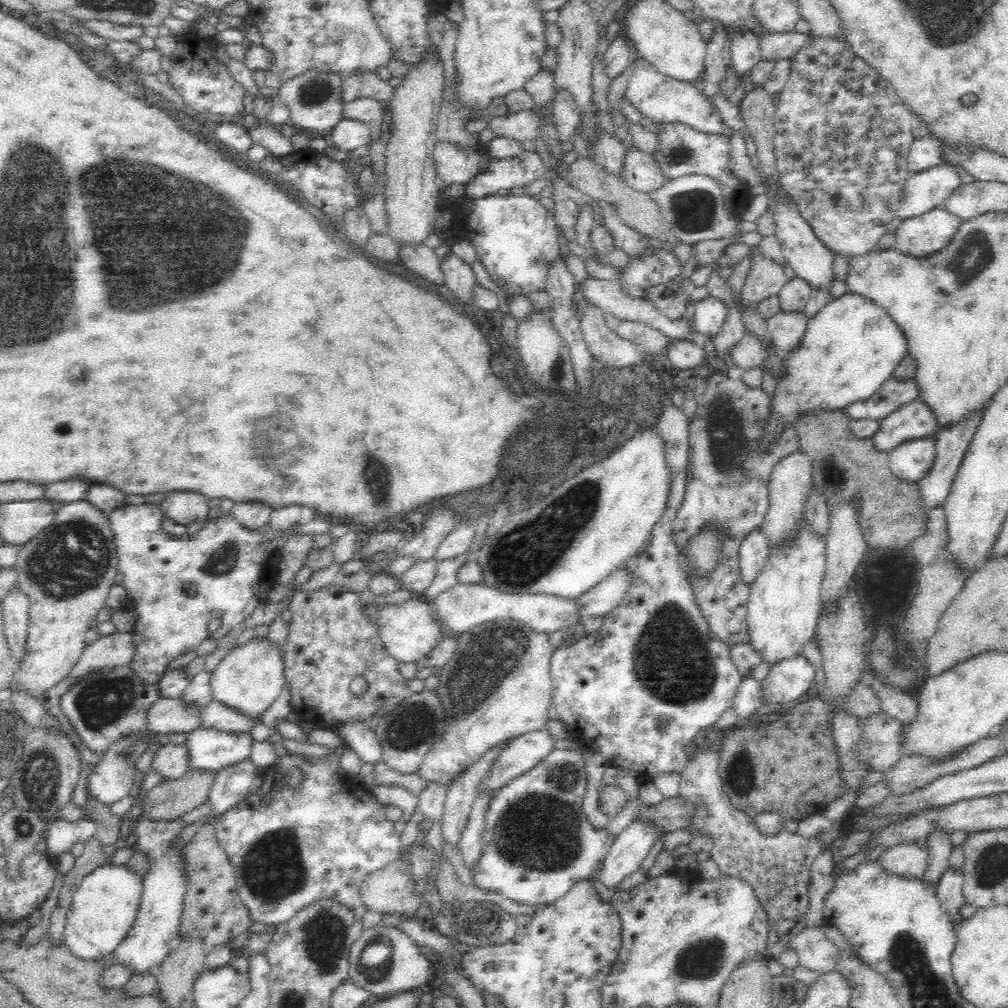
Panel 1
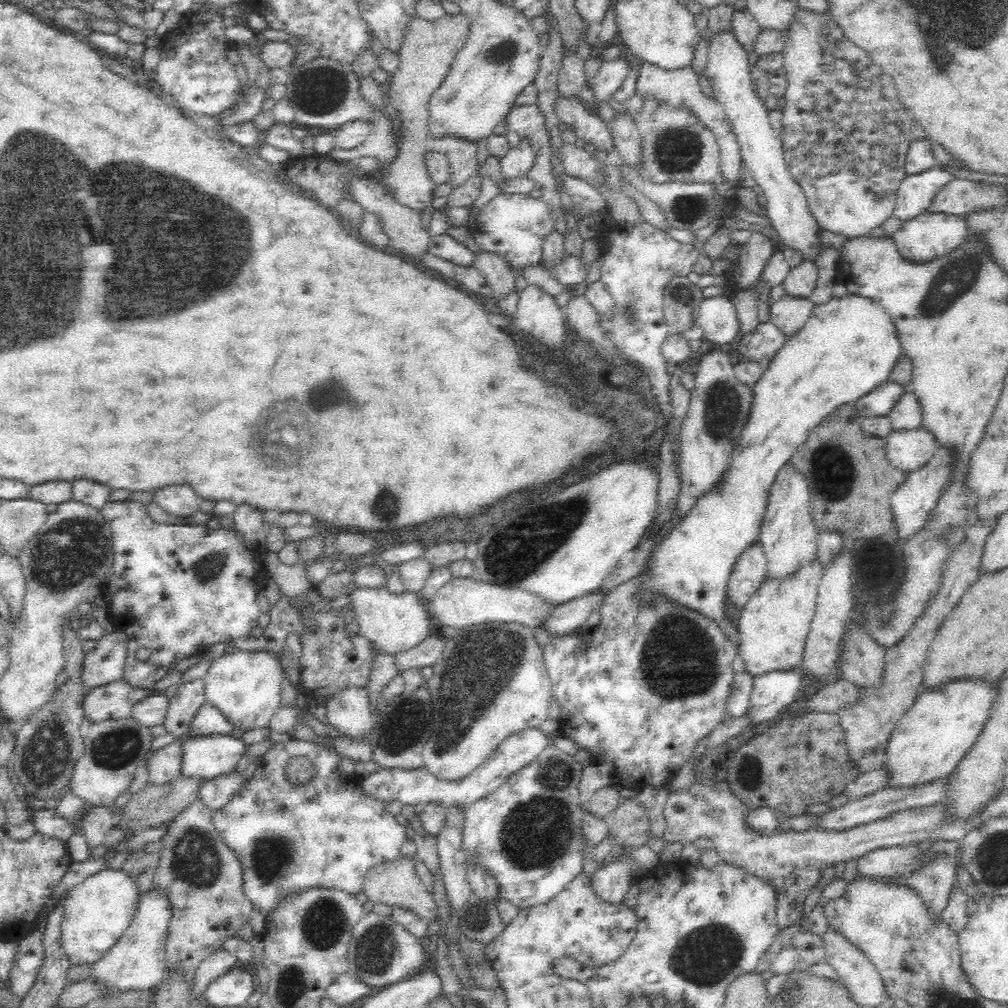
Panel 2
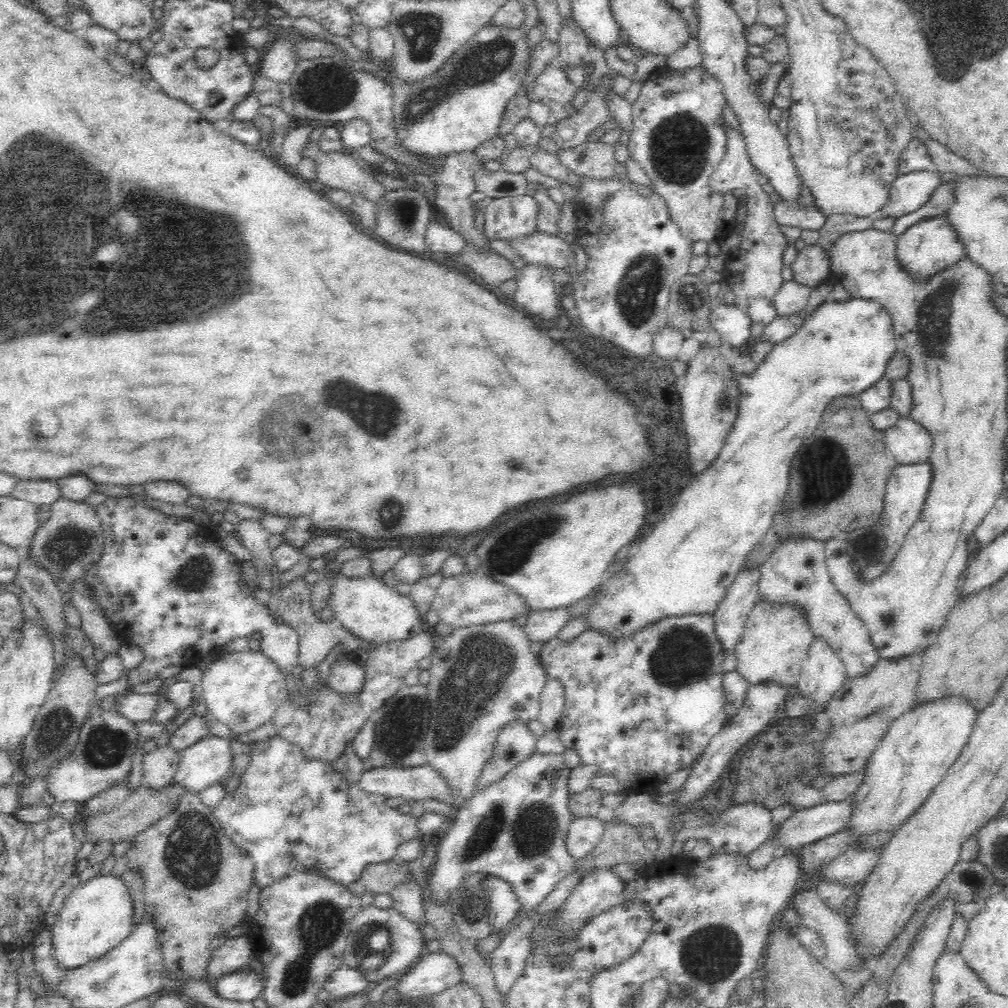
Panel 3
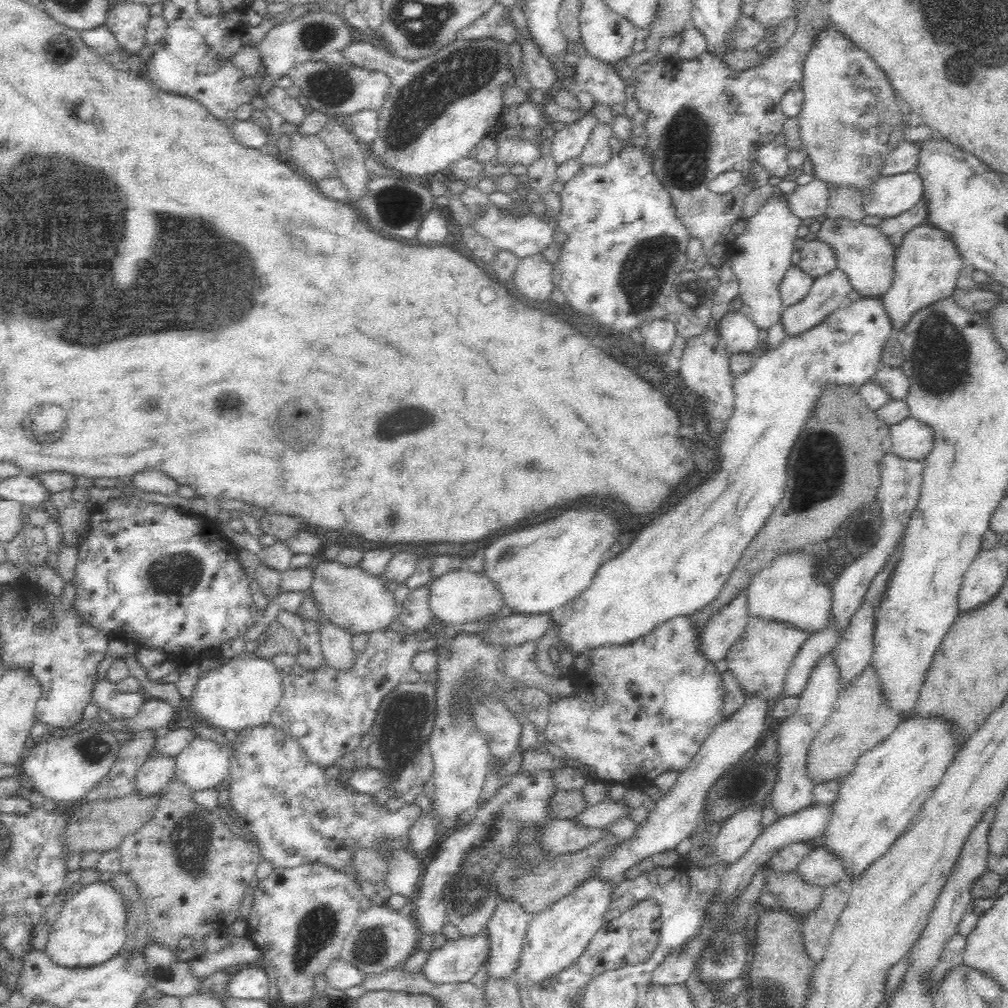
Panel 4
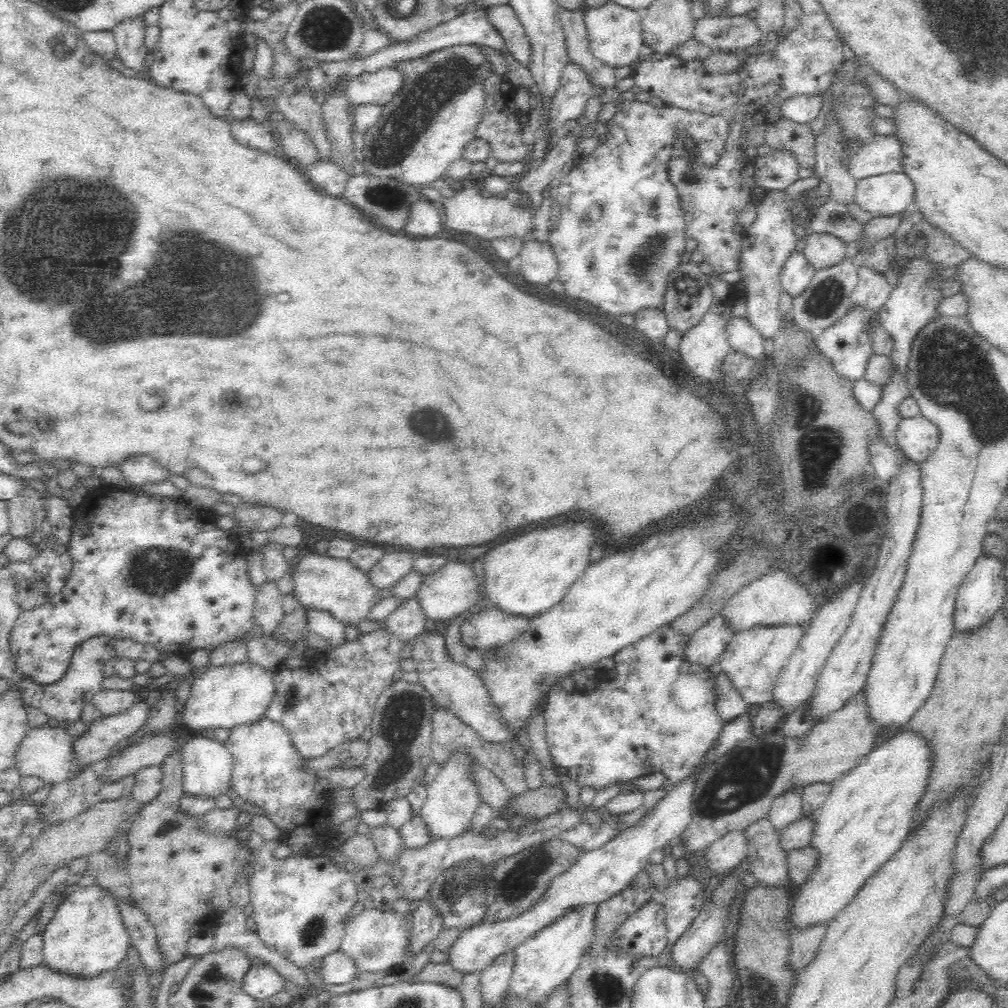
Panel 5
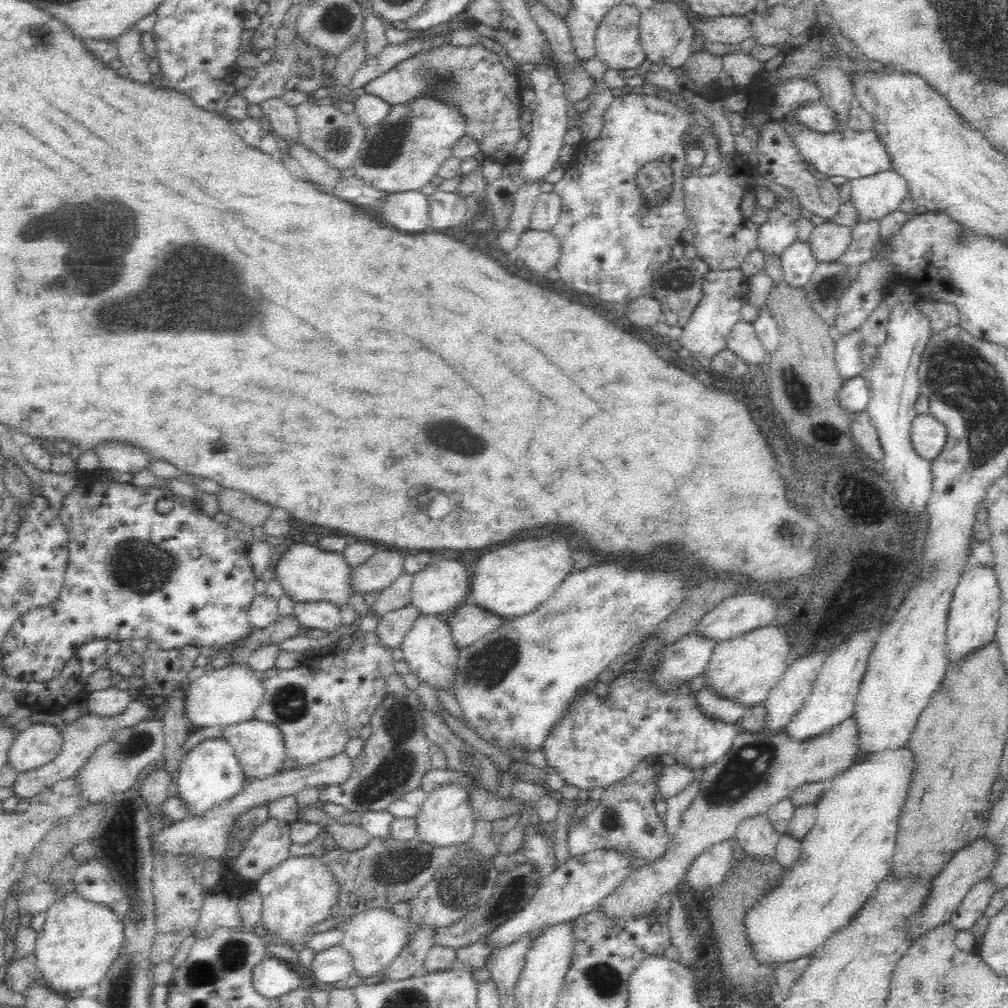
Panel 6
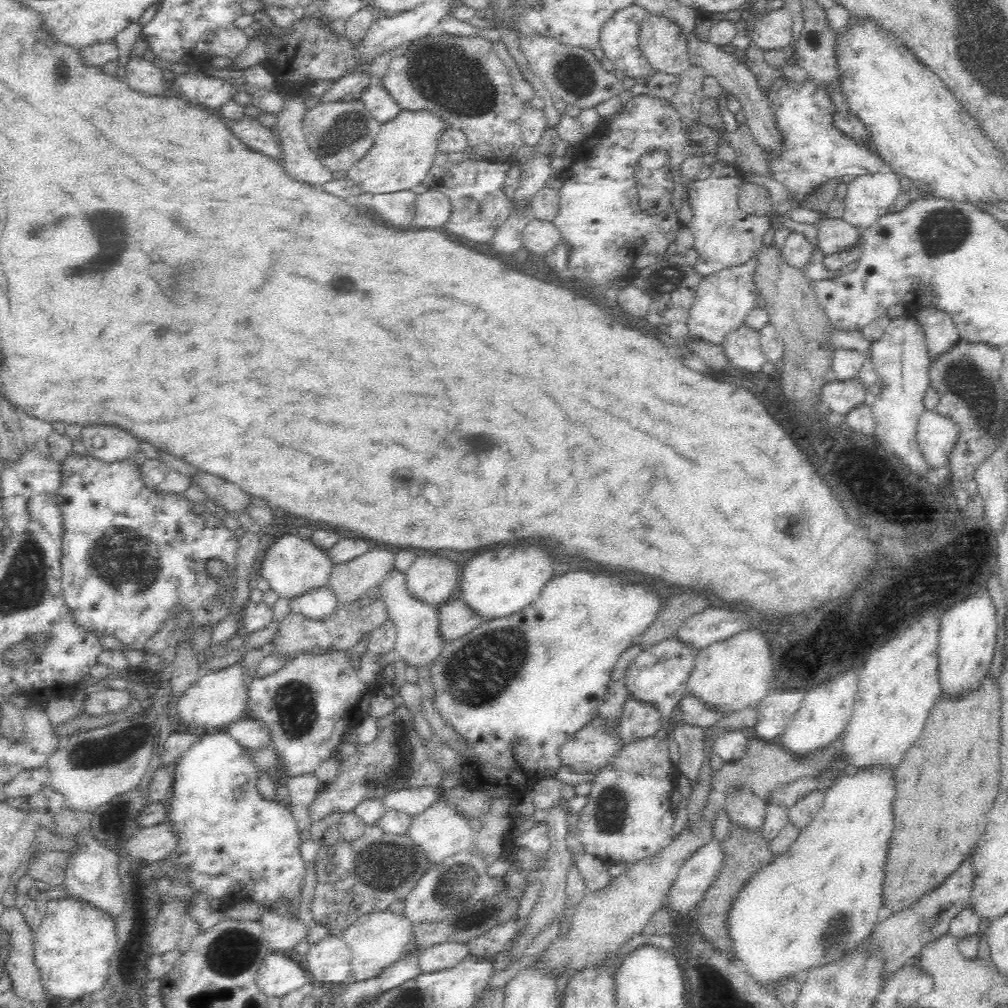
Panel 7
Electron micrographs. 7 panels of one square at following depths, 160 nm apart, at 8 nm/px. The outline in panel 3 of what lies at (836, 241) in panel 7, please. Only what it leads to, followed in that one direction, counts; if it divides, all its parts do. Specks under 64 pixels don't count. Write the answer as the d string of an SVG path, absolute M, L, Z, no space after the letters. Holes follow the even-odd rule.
M819 243L806 245L798 251L792 268L793 279L810 287L816 286L826 277L832 276L829 252Z

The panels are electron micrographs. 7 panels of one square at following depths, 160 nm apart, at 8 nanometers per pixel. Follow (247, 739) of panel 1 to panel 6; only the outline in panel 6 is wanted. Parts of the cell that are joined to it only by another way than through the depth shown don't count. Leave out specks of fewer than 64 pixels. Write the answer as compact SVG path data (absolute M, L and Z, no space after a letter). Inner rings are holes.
M206 738L195 747L184 752L179 761L175 778L178 798L186 807L186 816L203 817L212 807L238 796L250 778L236 756L234 747L224 738Z

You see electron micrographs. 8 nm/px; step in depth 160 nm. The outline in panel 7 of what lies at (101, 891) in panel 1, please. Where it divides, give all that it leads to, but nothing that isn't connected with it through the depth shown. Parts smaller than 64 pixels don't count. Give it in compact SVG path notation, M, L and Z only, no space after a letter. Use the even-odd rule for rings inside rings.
M56 894L48 903L48 910L40 924L34 929L33 951L40 981L48 998L58 997L75 1003L91 999L104 989L108 982L111 956L116 950L117 936L114 917L99 907L93 907L82 900Z

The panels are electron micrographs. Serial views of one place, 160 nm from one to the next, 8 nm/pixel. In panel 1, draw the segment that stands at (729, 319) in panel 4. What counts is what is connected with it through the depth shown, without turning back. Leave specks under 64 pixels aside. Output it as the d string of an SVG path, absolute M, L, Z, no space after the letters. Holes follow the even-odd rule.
M710 295L700 300L700 302L694 302L694 304L692 319L694 330L710 339L718 336L724 322L726 322L728 311L726 305Z

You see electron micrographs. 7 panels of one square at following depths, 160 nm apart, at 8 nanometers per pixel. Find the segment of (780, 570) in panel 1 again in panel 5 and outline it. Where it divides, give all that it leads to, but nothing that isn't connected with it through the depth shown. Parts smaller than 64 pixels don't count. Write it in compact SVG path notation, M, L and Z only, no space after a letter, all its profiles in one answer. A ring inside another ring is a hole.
M786 624L776 626L753 626L748 630L738 631L719 654L718 667L728 677L734 690L751 707L772 700L772 692L783 666L798 649L799 641L804 636L803 626Z

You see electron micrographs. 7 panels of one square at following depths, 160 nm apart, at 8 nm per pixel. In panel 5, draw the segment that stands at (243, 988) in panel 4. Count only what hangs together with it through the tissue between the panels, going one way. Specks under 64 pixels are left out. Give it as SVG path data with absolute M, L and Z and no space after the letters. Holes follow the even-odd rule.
M254 964L244 978L244 991L259 1000L267 1000L286 991L288 982L275 968L268 964Z

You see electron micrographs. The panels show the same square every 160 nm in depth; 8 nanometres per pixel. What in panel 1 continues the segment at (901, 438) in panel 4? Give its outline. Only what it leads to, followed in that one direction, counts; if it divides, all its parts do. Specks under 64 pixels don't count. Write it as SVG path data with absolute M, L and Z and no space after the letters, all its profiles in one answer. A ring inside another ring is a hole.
M935 437L910 438L888 451L889 467L897 478L916 482L935 458Z

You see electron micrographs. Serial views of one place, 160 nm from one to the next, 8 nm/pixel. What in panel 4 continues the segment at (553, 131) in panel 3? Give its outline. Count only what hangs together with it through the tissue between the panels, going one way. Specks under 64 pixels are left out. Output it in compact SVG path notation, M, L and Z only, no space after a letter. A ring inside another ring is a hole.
M586 114L579 121L567 124L557 132L552 145L553 157L557 166L581 154L597 123Z

